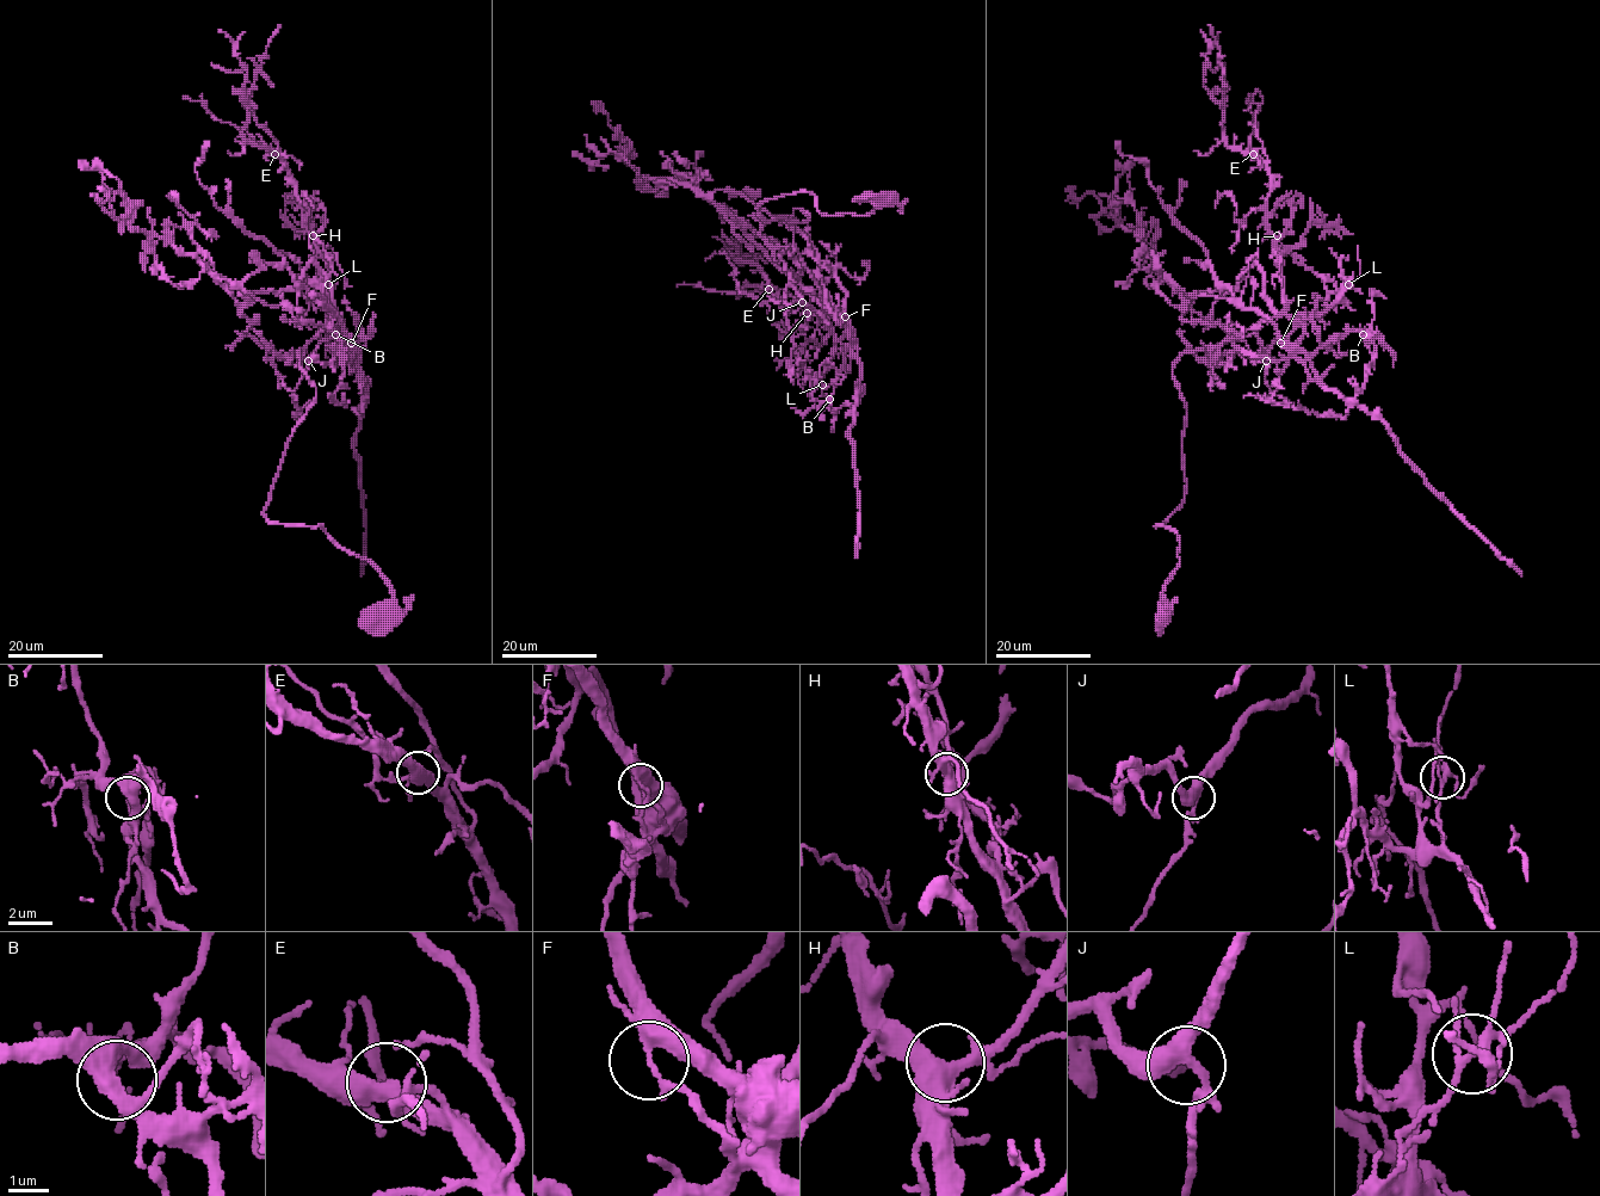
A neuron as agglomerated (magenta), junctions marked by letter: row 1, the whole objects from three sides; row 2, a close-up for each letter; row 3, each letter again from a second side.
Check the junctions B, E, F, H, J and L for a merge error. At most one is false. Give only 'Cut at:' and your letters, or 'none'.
Cut at: F

